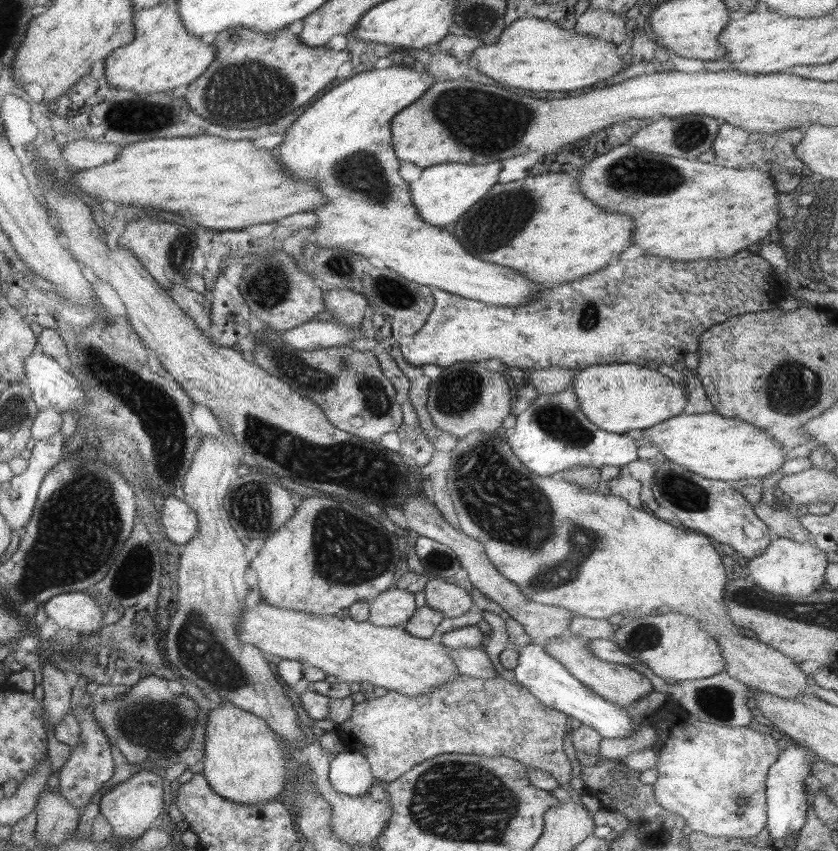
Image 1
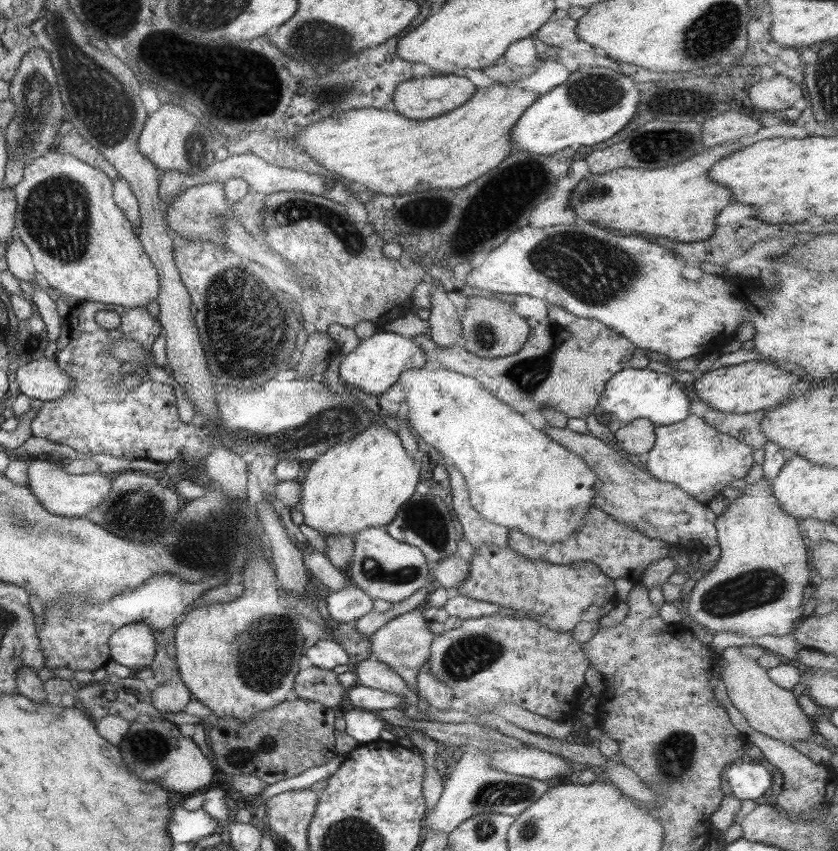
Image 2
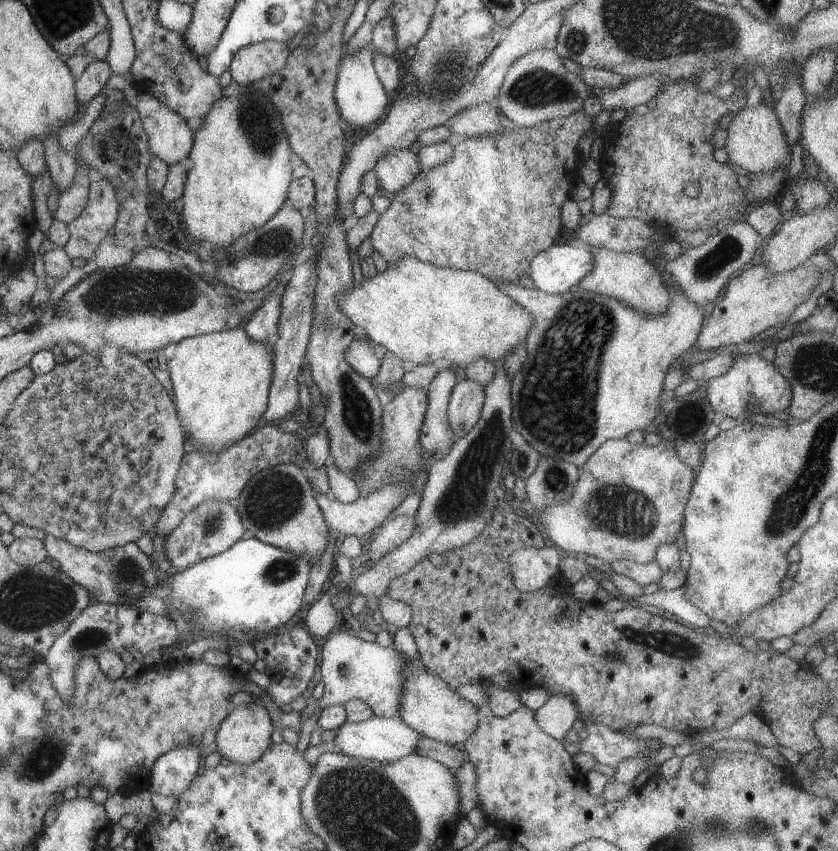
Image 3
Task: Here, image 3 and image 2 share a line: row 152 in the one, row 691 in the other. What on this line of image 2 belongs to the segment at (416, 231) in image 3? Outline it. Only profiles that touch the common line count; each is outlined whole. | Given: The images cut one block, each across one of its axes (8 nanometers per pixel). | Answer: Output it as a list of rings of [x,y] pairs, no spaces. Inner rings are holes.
[[[495,613],[462,620],[459,627],[435,634],[426,666],[435,680],[452,690],[454,698],[465,702],[467,711],[493,712],[496,703],[503,702],[556,721],[578,707],[577,690],[584,684],[583,673],[589,664],[580,644],[572,637],[572,631],[555,632],[527,616],[515,619]]]

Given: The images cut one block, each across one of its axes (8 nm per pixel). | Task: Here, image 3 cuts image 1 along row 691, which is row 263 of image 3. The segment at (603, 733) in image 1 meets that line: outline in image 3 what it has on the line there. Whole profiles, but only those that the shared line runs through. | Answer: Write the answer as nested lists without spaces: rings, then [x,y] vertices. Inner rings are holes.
[[[554,243],[531,258],[527,275],[537,290],[555,295],[578,284],[591,268],[591,250],[572,247],[567,243]]]

